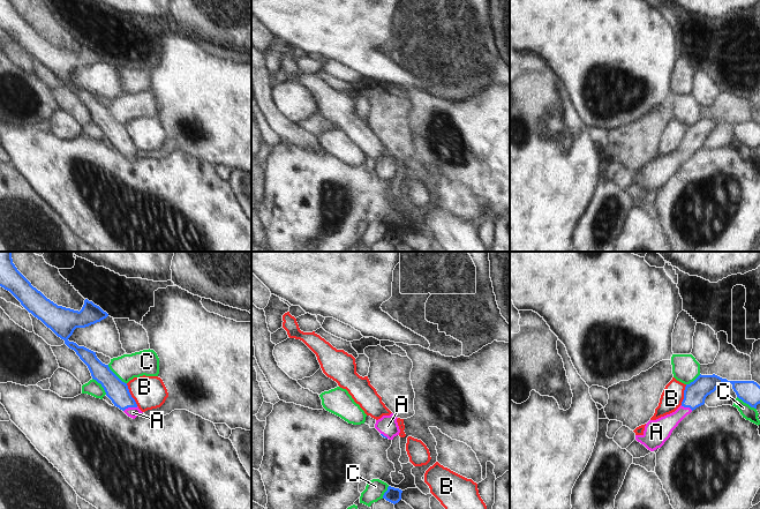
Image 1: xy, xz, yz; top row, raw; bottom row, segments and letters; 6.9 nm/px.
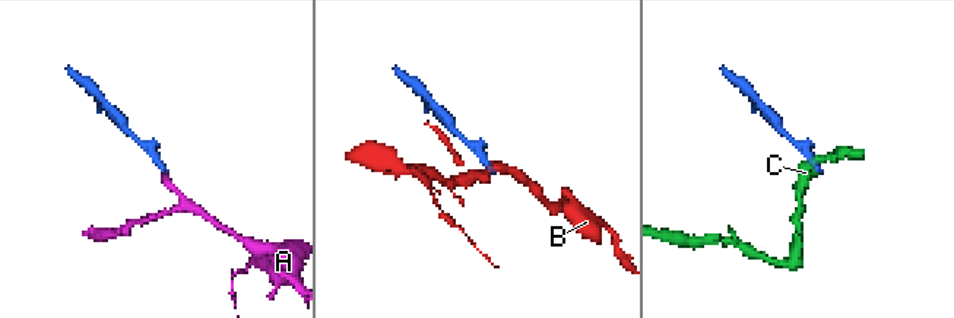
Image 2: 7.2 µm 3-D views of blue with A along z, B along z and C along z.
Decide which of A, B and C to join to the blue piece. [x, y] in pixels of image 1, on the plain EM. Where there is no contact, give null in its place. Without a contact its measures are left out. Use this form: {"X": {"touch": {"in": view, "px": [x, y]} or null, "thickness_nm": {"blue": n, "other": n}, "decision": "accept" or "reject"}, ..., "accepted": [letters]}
{"A": {"touch": {"in": "xy", "px": [130, 148]}, "thickness_nm": {"blue": 150, "other": 80}, "decision": "accept"}, "B": {"touch": {"in": "xy", "px": [130, 136]}, "thickness_nm": {"blue": 150, "other": 220}, "decision": "reject"}, "C": {"touch": {"in": "xy", "px": [115, 117]}, "thickness_nm": {"blue": 150, "other": 180}, "decision": "reject"}, "accepted": ["A"]}

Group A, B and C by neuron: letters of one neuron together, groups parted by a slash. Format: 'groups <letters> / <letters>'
groups A / B / C

